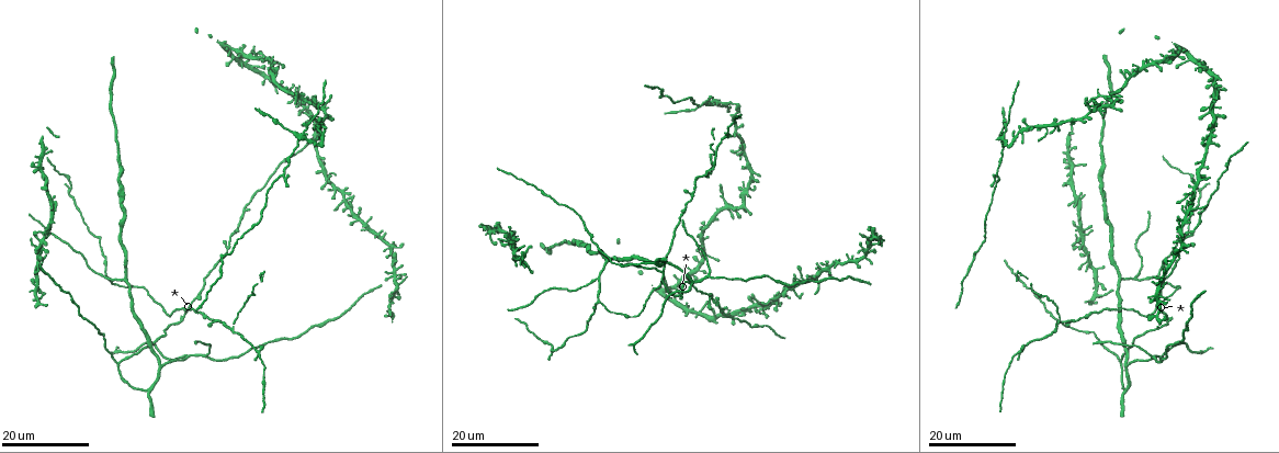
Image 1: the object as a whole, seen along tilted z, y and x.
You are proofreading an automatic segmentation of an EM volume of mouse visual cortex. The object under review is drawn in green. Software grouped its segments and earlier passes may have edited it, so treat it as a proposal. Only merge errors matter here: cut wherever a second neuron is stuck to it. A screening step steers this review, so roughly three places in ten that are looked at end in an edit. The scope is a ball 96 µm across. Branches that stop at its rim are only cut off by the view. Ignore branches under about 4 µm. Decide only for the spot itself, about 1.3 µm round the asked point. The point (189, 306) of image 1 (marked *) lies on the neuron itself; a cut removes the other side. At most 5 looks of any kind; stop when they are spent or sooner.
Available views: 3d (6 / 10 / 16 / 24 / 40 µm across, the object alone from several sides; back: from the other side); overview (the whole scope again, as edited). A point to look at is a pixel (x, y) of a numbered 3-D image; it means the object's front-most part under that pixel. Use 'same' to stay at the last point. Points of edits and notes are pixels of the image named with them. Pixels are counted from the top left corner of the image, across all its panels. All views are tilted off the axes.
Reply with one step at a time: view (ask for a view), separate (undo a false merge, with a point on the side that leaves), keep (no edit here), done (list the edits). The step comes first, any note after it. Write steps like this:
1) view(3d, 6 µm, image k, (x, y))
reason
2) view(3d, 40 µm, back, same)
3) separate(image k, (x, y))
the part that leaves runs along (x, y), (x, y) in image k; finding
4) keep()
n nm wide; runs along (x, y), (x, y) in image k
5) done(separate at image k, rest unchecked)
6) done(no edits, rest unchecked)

view(3d, 24 µm, image 1, (1057, 328))
three-way junction

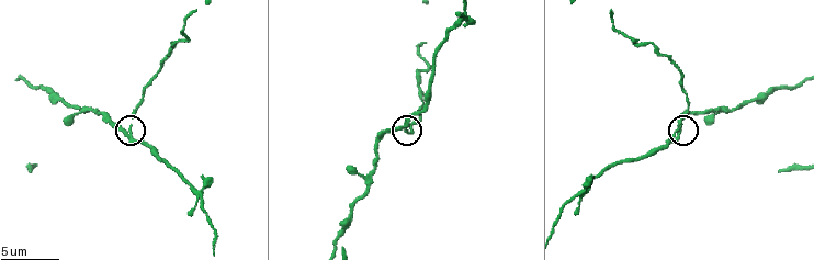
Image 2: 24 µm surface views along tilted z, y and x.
view(3d, 10 µm, image 2, (679, 124))

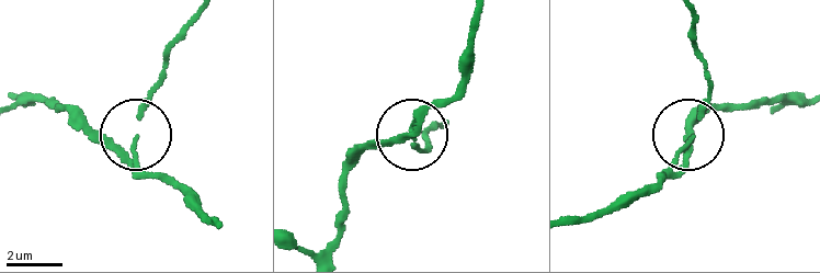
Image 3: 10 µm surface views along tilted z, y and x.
keep()
runs along (808, 99), (716, 106), (690, 140), (709, 75) in image 3; all the same neuron

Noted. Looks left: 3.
view(3d, 16 µm, image 1, (692, 284))
three arms meet

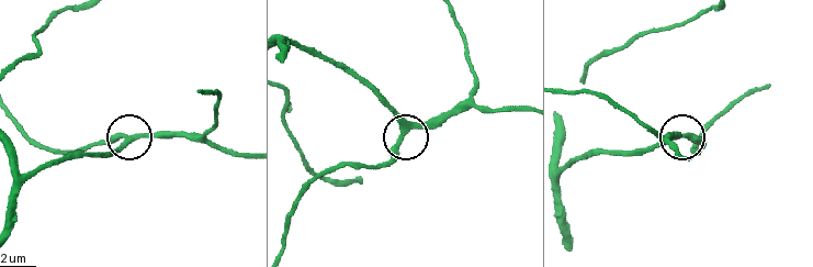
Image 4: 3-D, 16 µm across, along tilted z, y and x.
view(3d, 10 µm, image 4, (403, 133))

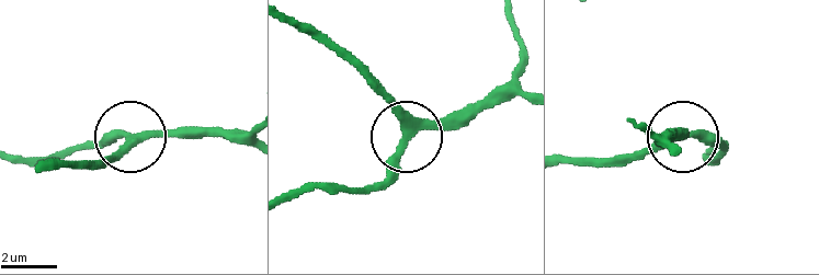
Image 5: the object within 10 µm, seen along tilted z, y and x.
keep()
side arm 27 µm; 3 arms; continuous, no second neuron

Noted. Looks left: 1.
view(3d, 10 µm, image 2, (576, 197))
calibre changes

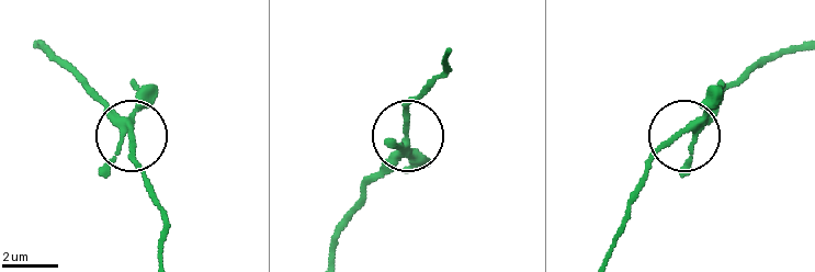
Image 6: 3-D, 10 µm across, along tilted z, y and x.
keep()
230 nm wide; runs along (41, 40), (76, 67), (87, 91), (129, 132), (149, 189) in image 6; one neuron here

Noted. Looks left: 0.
done(no edits, rest unchecked)

